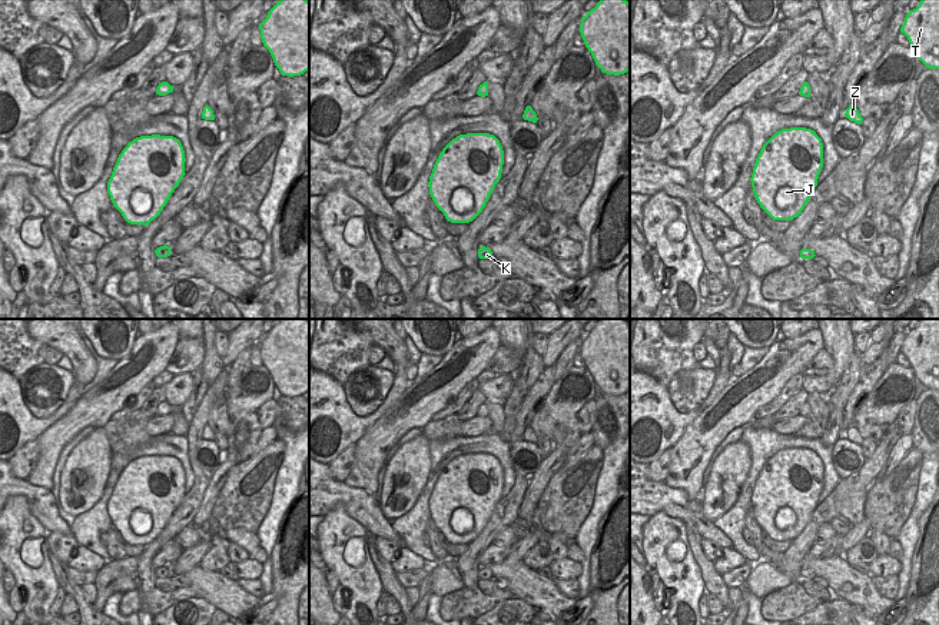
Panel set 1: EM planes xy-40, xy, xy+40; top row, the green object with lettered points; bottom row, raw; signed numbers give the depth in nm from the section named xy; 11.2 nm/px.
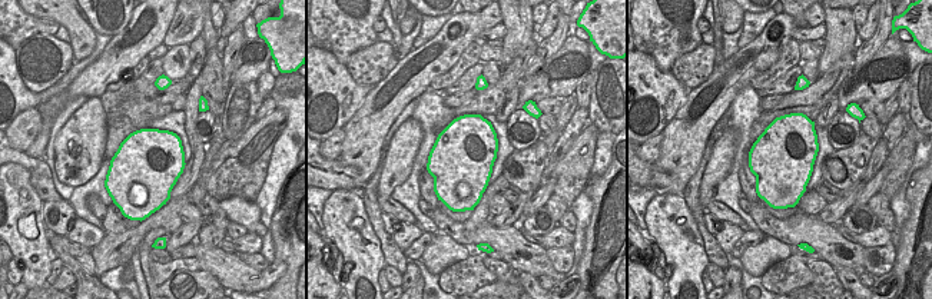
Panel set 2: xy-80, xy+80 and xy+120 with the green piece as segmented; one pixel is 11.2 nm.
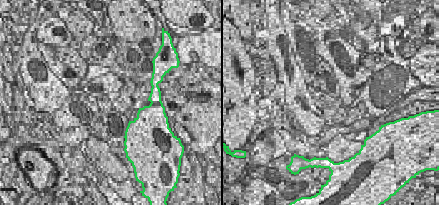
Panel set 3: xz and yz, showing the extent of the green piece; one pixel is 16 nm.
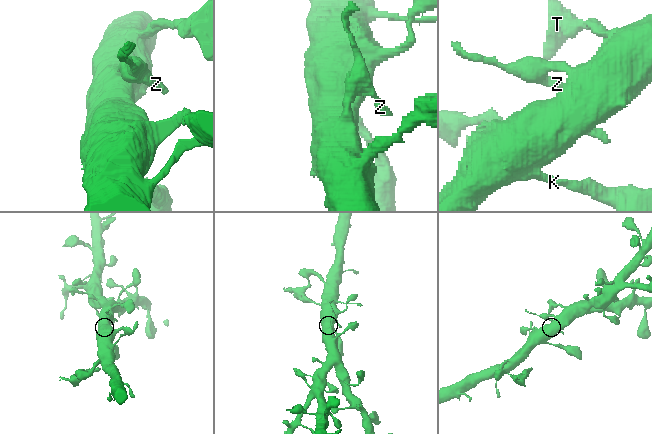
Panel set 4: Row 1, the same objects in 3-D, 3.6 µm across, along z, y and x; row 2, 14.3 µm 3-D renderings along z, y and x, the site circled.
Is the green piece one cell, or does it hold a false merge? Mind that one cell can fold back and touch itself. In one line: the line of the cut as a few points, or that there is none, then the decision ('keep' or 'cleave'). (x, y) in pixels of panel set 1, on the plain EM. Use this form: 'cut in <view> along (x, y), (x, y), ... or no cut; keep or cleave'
no cut; keep

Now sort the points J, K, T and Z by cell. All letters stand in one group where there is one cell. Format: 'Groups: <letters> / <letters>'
Groups: J K T Z

